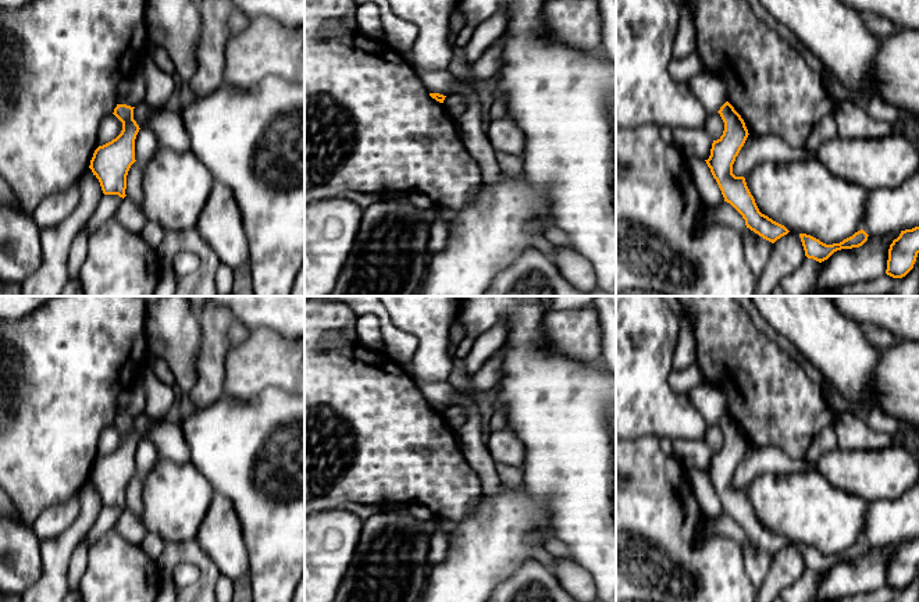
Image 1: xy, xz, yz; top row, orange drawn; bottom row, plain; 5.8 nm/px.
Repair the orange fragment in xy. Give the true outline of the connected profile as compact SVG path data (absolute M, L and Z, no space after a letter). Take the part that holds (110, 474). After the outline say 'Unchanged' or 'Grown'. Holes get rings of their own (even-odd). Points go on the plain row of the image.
M117 416L114 427L122 434L121 445L111 453L99 457L90 471L89 480L99 491L104 506L125 509L127 487L135 471L135 450L139 437L133 431L133 420Z. Unchanged

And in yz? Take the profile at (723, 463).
M729 413L717 424L724 434L724 442L717 452L713 452L710 467L705 473L722 502L724 513L730 514L742 527L747 539L774 555L790 542L762 526L745 489L733 485L735 469L749 446L745 434Z. Unchanged

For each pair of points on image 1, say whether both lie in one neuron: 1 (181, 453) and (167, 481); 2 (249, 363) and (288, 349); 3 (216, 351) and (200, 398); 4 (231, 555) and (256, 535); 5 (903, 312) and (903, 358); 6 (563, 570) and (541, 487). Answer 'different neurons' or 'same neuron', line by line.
1: different neurons
2: same neuron
3: same neuron
4: different neurons
5: different neurons
6: different neurons

